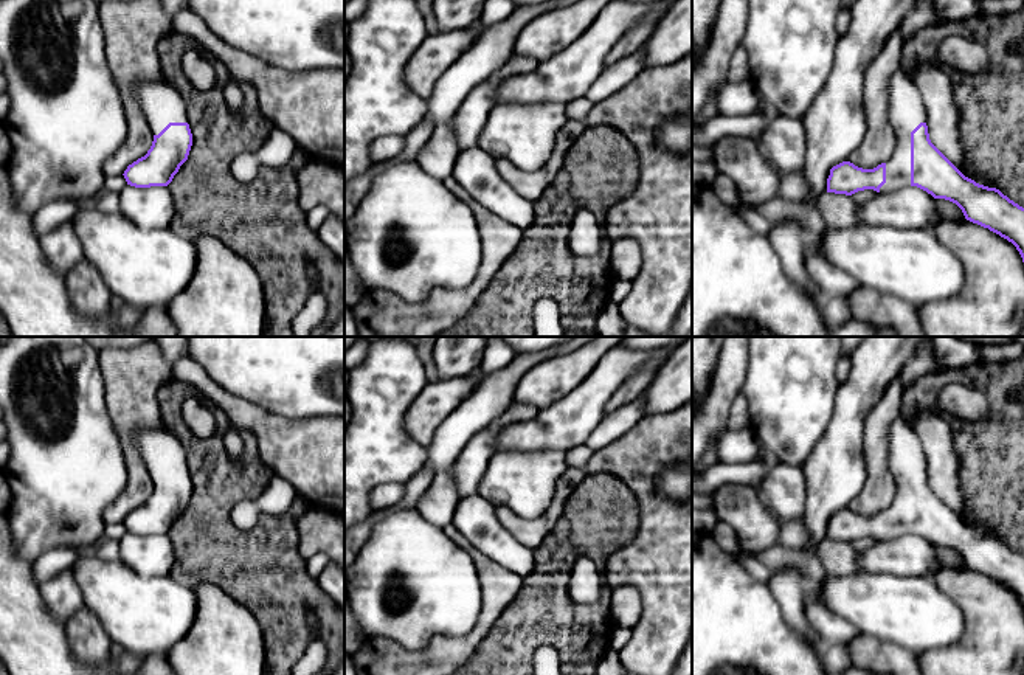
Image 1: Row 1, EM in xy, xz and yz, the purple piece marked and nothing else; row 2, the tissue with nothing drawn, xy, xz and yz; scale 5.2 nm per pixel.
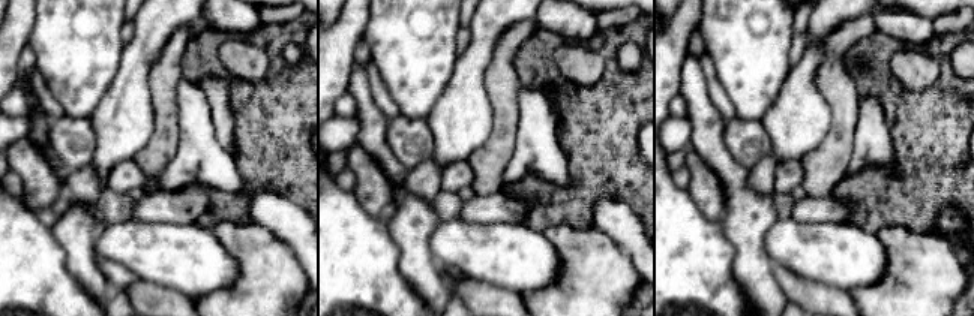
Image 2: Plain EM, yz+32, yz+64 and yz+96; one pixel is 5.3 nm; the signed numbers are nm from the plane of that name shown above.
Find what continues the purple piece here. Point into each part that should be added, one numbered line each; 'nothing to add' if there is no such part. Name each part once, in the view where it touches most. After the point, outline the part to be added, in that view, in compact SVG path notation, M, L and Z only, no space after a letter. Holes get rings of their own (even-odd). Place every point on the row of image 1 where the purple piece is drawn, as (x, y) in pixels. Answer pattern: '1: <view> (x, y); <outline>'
1: yz (906, 109); M901 67L889 81L887 110L897 143L892 157L886 161L886 183L880 188L880 192L911 186L911 132L920 123L926 123L922 92Z

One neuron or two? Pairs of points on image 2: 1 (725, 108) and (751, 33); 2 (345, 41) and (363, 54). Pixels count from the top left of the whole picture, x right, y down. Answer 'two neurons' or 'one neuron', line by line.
1: two neurons
2: two neurons

